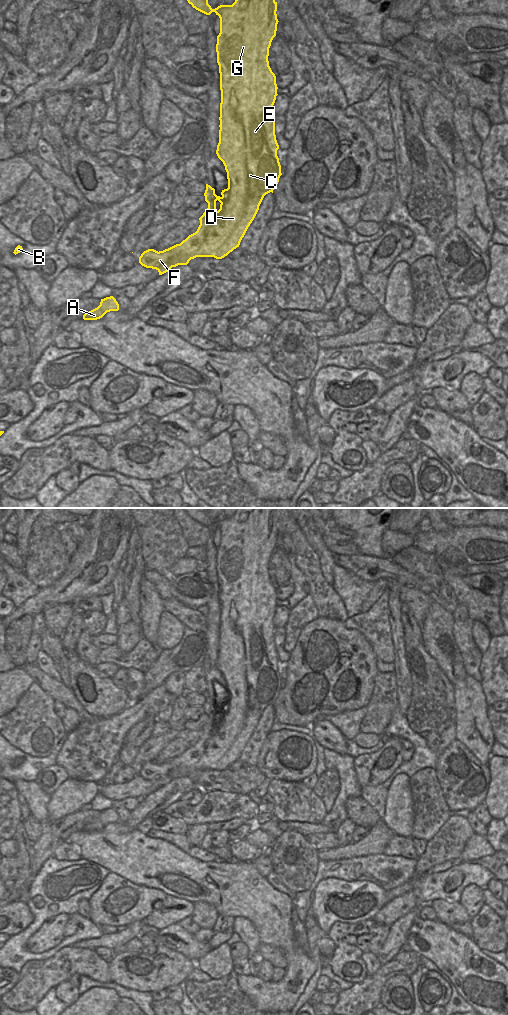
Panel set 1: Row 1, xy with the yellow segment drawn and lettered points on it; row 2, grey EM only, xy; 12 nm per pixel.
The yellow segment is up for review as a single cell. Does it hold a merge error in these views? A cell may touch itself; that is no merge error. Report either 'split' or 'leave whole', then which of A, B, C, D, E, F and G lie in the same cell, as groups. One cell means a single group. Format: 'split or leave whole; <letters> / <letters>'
leave whole; A B C D E F G

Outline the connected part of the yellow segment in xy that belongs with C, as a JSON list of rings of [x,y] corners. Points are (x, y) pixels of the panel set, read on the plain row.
[[[183,508],[196,522],[210,527],[215,524],[220,530],[220,545],[217,548],[216,564],[220,585],[220,642],[219,655],[216,666],[223,674],[227,684],[228,700],[222,702],[221,709],[215,706],[215,701],[206,696],[204,705],[208,715],[207,722],[199,730],[200,737],[197,743],[189,747],[180,756],[176,756],[163,763],[148,761],[139,769],[139,775],[156,781],[159,787],[168,784],[172,779],[187,777],[196,769],[214,769],[222,771],[239,759],[248,739],[254,732],[264,708],[276,700],[282,687],[281,677],[277,668],[279,657],[275,647],[275,626],[273,617],[276,612],[276,588],[272,584],[268,568],[269,560],[277,543],[277,508],[237,508],[232,517],[220,517],[212,521],[208,516],[208,508]]]

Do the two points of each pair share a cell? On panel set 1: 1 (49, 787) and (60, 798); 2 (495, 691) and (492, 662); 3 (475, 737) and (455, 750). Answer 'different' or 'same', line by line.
1: different
2: same
3: different

